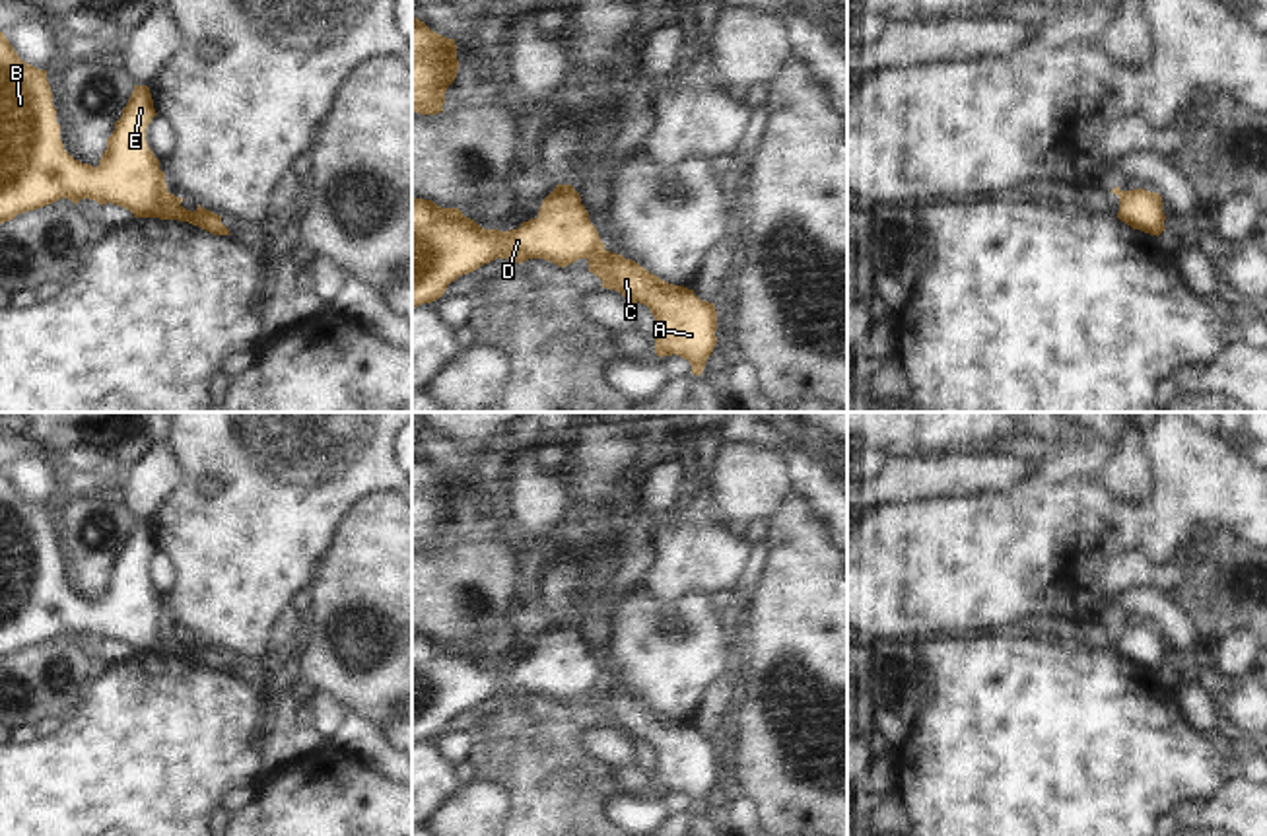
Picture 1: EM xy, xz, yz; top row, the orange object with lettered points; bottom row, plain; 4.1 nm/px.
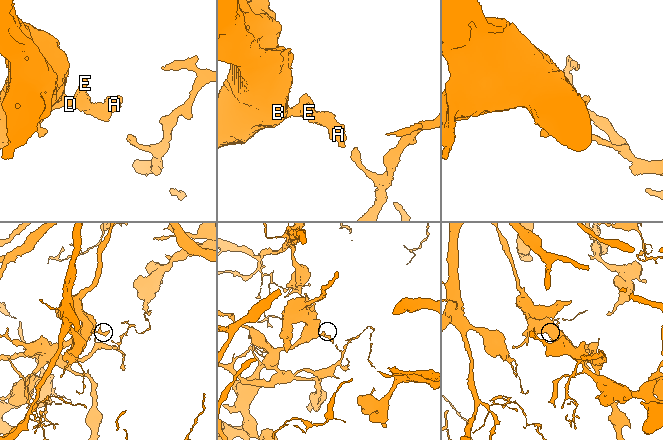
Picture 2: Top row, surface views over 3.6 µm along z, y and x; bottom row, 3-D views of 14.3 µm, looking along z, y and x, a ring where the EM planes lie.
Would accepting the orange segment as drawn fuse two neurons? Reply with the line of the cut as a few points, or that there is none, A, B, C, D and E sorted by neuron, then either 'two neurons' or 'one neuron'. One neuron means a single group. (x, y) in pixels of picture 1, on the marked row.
xy (168, 191), (146, 216) | A C / B D E | two neurons

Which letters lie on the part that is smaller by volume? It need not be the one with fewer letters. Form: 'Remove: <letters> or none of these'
Remove: A, C

